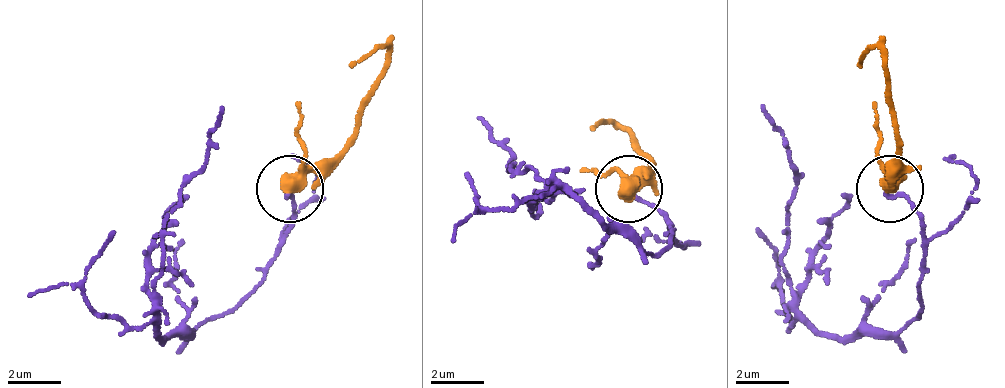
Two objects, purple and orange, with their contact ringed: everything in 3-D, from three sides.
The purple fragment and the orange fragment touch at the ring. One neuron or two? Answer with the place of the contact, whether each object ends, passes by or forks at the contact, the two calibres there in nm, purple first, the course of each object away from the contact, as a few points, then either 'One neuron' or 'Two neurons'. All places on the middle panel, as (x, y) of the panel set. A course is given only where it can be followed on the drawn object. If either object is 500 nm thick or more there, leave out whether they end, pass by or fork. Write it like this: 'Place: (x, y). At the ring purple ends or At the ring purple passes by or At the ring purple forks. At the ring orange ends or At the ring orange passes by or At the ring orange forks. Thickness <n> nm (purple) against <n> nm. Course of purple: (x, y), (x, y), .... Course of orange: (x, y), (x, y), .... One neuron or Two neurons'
Place: (629, 188). At the ring purple ends. At the ring orange passes by. Thickness 150 nm (purple) against 400 nm. Course of purple: (633, 190), (668, 217), (664, 251), (636, 245), (528, 164), (505, 170), (511, 150), (493, 143), (479, 116). Course of orange: (629, 190), (639, 189), (649, 155), (619, 128), (604, 121), (593, 128). Two neurons

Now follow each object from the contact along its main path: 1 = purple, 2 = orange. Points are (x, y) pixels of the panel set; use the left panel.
1: (290, 194), (292, 227), (251, 294), (187, 334), (158, 335), (176, 188), (204, 168), (222, 108)
2: (290, 187), (353, 140), (384, 53), (377, 46), (351, 66)

